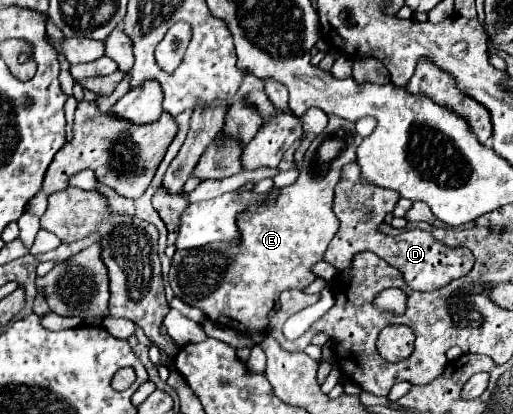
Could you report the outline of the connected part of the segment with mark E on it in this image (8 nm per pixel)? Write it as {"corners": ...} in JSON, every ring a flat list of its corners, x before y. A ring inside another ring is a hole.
{"corners":[[327,122,327,128,311,142,307,148,299,178,282,188,279,195,265,204,253,204,253,208,247,208,237,216,237,228,241,228,241,240,237,244,205,244,201,248,189,248,189,250,177,250,171,262,169,270,169,284,177,298,181,298,185,304,199,308,209,320,215,324,233,328,243,334,251,332,265,332,269,326,269,316,279,304,279,294,289,288,305,288,315,280,315,274,311,274,311,266,319,262,327,250,327,244,335,236,339,228,339,220,333,214,333,188,339,182,341,168,347,162,355,160,355,150,361,144,361,138,357,136,353,122],[321,146,331,146,331,154,319,156]]}

